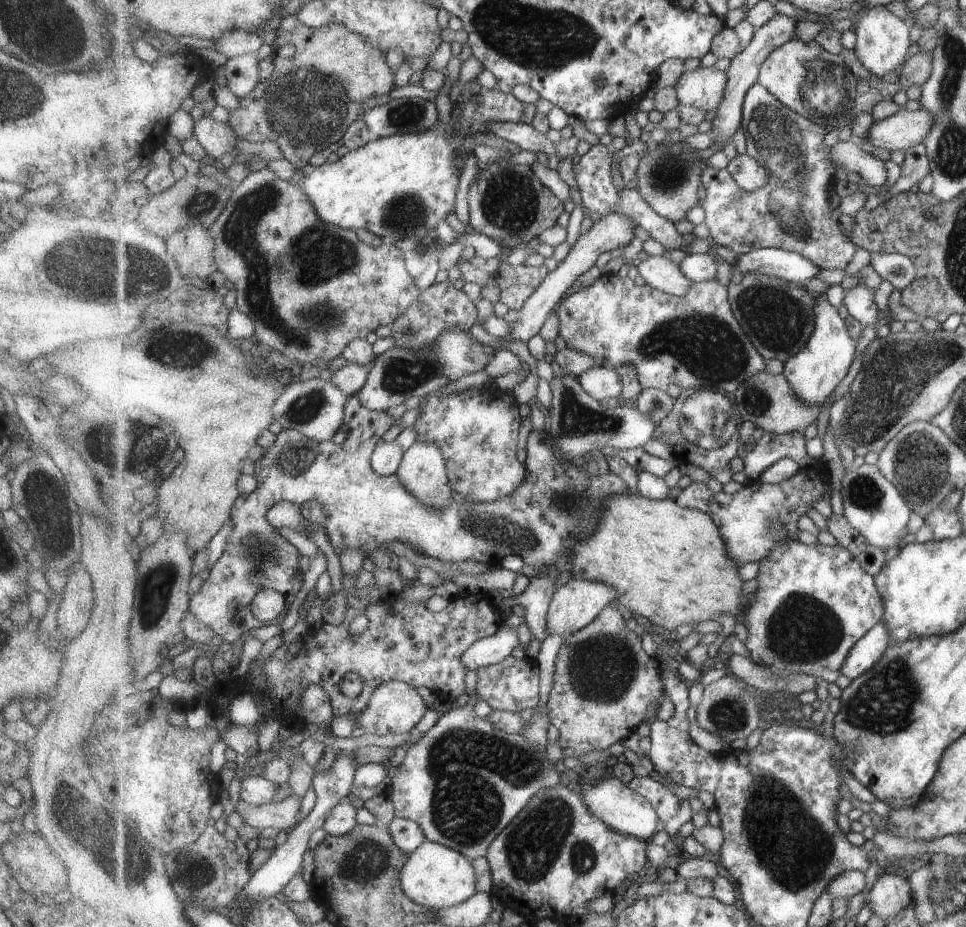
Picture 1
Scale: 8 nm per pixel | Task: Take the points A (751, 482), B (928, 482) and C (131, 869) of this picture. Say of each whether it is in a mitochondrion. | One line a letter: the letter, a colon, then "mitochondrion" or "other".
A: other
B: mitochondrion
C: mitochondrion

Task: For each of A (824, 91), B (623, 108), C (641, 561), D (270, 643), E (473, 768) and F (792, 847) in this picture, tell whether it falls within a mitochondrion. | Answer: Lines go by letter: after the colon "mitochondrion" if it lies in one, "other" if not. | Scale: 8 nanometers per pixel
A: mitochondrion
B: other
C: other
D: other
E: mitochondrion
F: mitochondrion

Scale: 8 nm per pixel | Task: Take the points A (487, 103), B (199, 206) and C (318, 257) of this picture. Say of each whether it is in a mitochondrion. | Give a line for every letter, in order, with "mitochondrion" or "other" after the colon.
A: other
B: mitochondrion
C: mitochondrion

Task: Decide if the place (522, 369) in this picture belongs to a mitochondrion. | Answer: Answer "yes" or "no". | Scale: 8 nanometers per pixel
no

